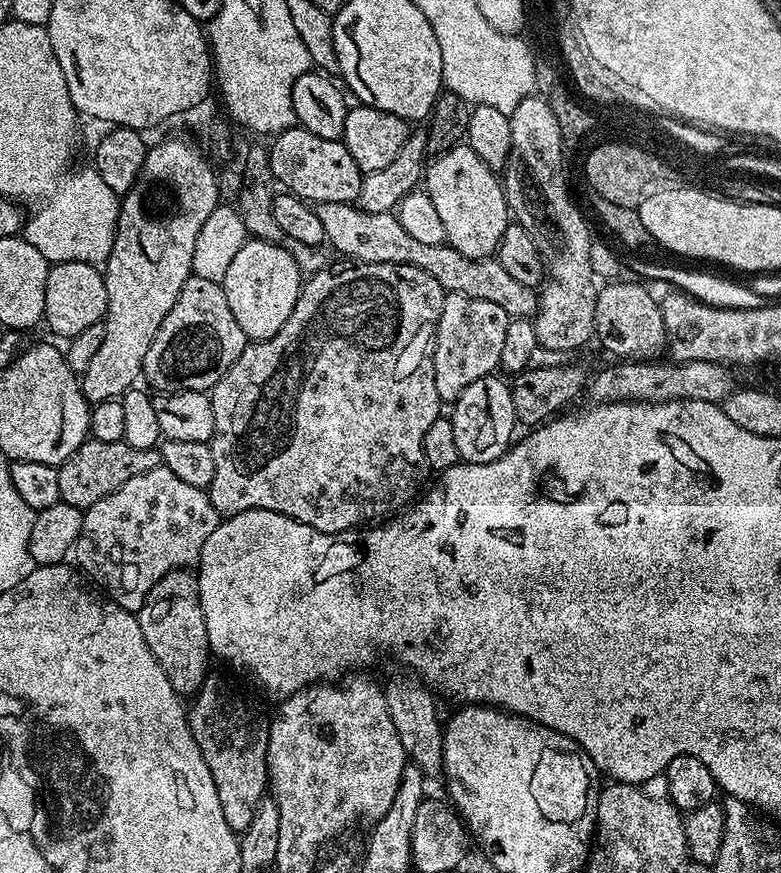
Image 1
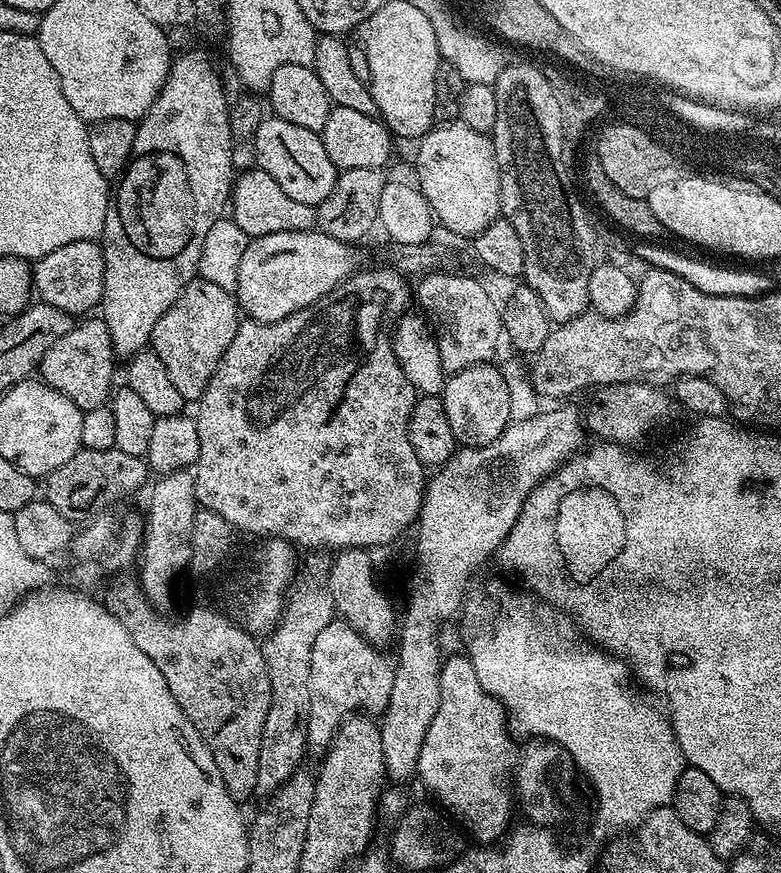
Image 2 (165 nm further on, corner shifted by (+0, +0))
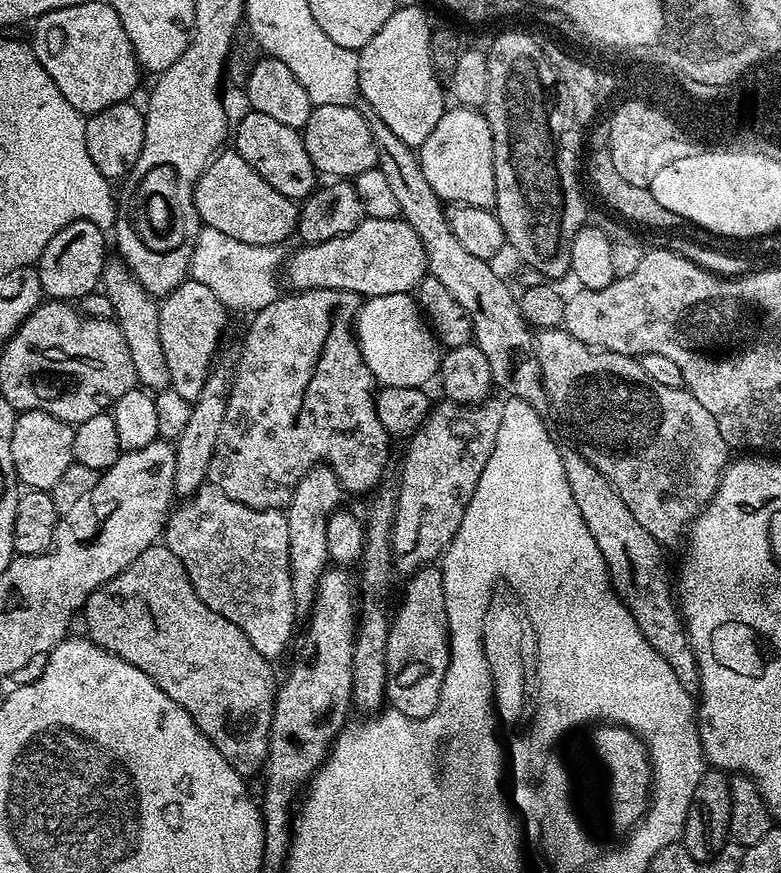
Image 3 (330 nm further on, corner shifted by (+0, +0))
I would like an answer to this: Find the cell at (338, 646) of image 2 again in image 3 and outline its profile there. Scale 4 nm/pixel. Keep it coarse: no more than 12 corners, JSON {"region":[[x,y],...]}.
{"region":[[445,399],[410,436],[392,563],[443,557],[503,403]]}

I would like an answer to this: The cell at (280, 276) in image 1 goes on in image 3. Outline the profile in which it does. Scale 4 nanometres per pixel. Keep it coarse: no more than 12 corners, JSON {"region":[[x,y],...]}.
{"region":[[365,218],[286,260],[296,290],[411,293],[428,271],[402,218]]}

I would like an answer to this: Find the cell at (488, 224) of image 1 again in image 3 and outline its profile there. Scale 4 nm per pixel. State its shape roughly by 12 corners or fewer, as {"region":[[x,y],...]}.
{"region":[[449,107],[418,149],[448,204],[496,202],[483,111]]}

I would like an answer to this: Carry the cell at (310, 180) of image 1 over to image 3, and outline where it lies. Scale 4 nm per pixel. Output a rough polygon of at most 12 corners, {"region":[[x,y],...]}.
{"region":[[251,110],[235,152],[278,194],[305,201],[318,173],[303,135]]}

